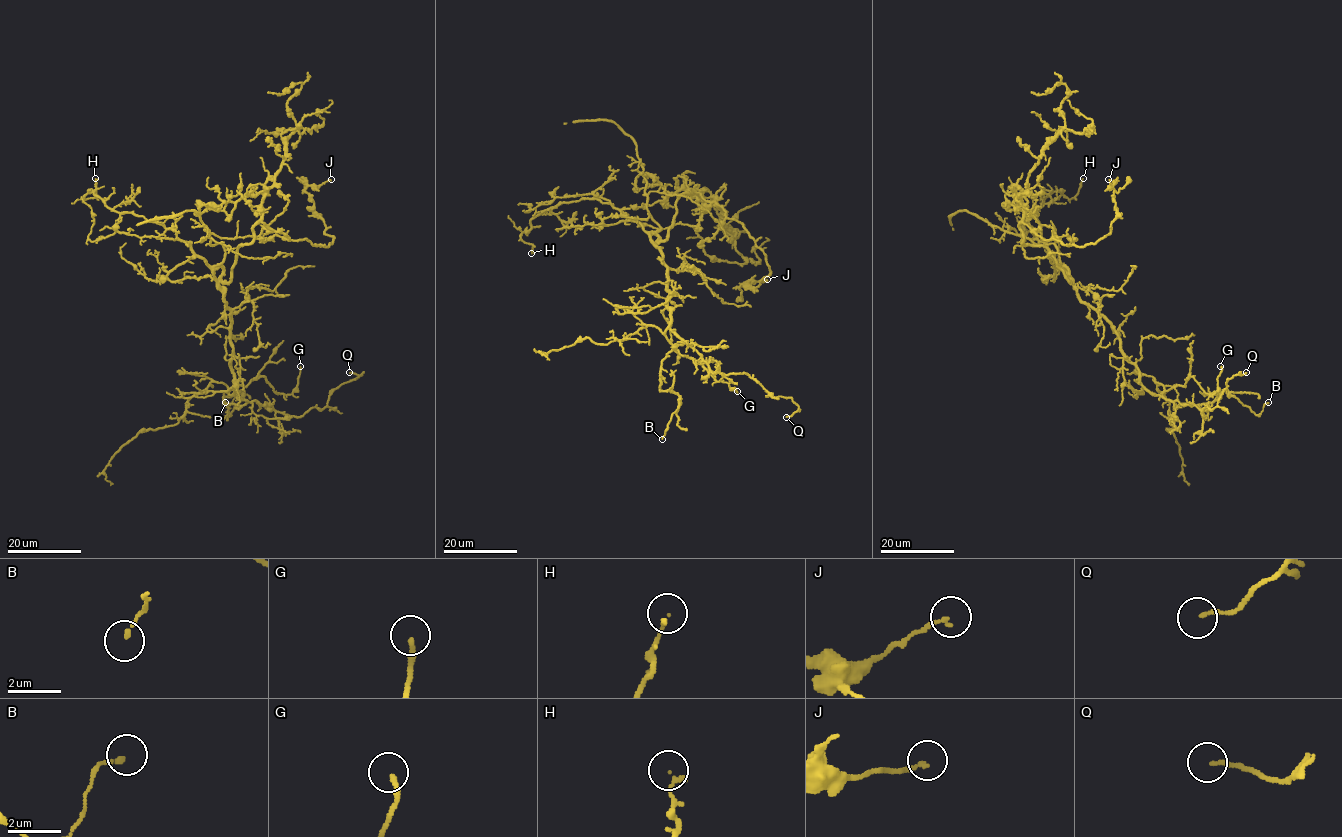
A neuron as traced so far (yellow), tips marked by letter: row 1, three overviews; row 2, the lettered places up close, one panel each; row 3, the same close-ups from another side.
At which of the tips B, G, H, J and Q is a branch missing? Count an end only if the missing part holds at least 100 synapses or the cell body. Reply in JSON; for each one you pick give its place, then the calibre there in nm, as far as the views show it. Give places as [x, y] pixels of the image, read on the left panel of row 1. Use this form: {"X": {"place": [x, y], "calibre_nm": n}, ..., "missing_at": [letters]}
{"missing_at": []}

